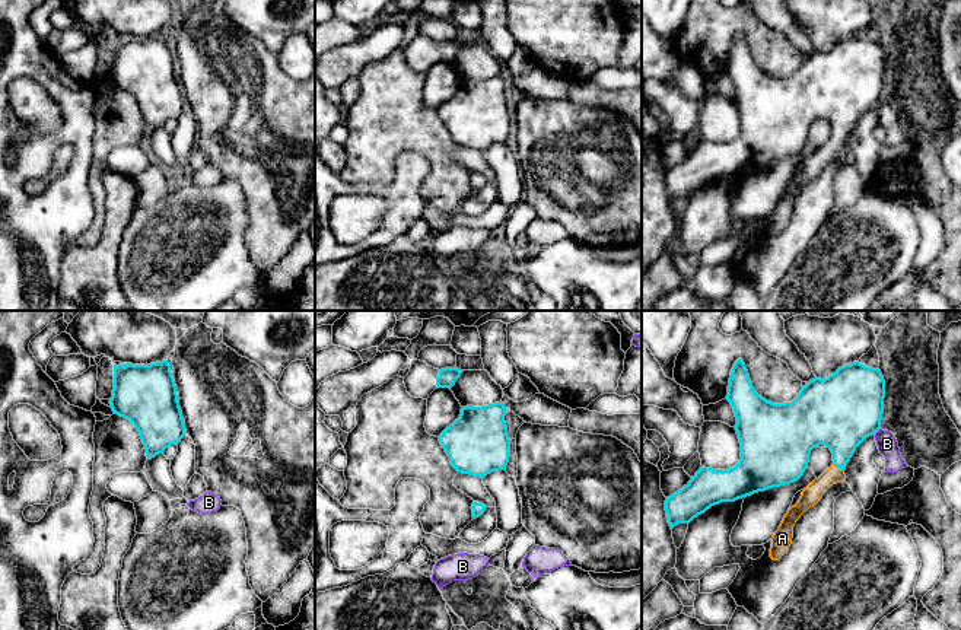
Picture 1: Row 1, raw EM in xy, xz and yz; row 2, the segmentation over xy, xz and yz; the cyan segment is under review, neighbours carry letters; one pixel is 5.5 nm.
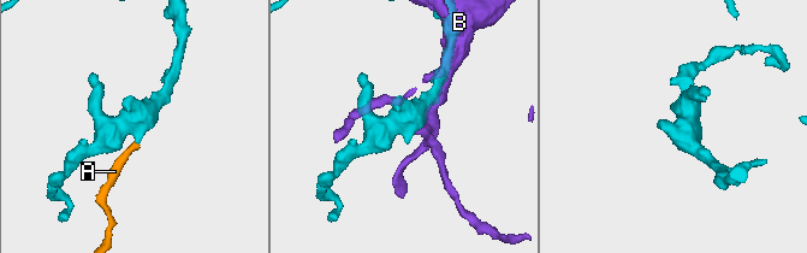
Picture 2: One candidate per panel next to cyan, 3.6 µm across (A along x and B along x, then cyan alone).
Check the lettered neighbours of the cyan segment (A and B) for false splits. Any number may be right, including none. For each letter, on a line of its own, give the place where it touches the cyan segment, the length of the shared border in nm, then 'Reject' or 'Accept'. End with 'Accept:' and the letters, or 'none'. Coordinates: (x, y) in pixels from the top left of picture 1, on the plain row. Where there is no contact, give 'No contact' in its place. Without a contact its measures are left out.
A: Touches cyan at yz (839, 140). Shared border 80 nm. Accept
B: Touches cyan at yz (877, 104). Shared border 50 nm. Reject
Accept: A

